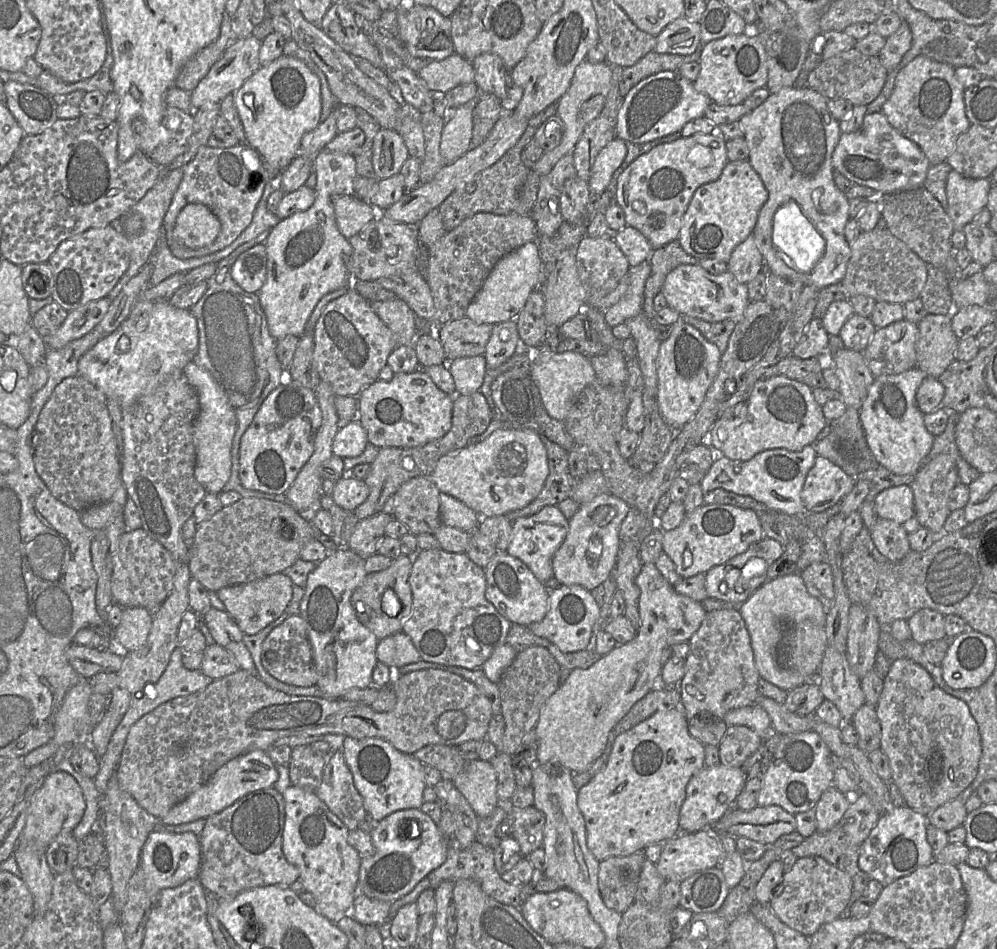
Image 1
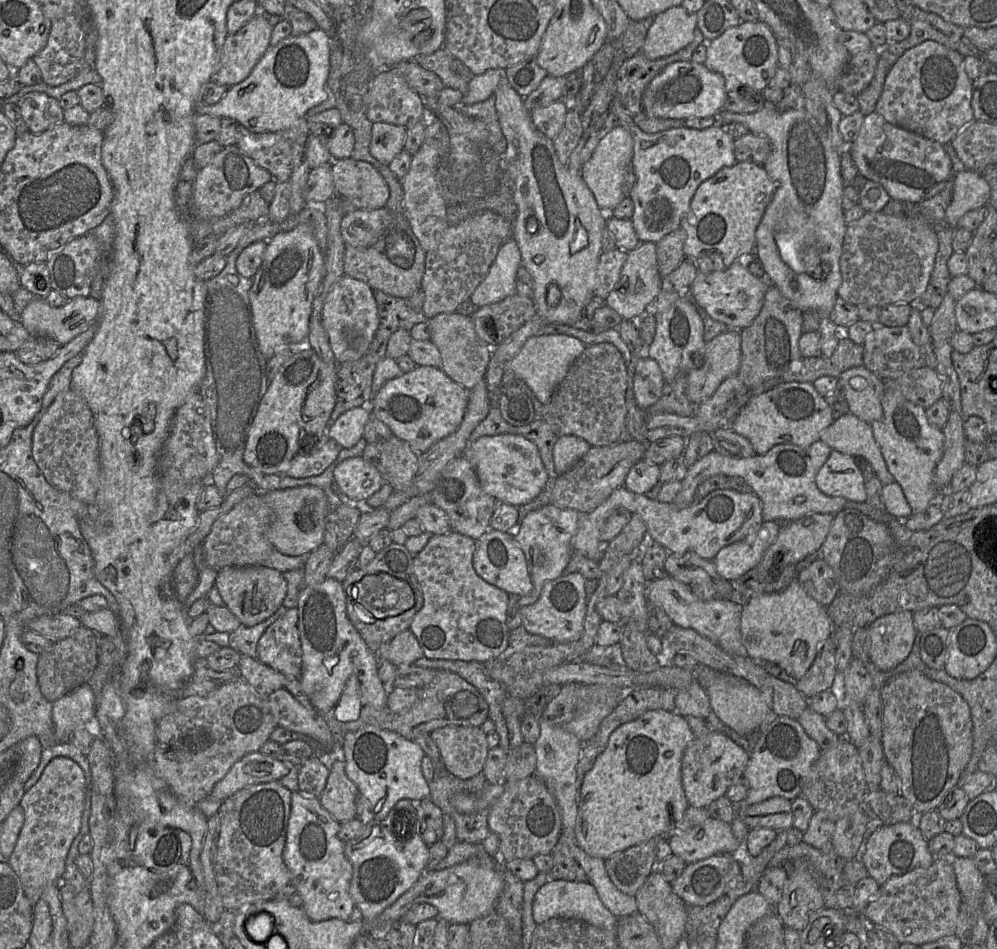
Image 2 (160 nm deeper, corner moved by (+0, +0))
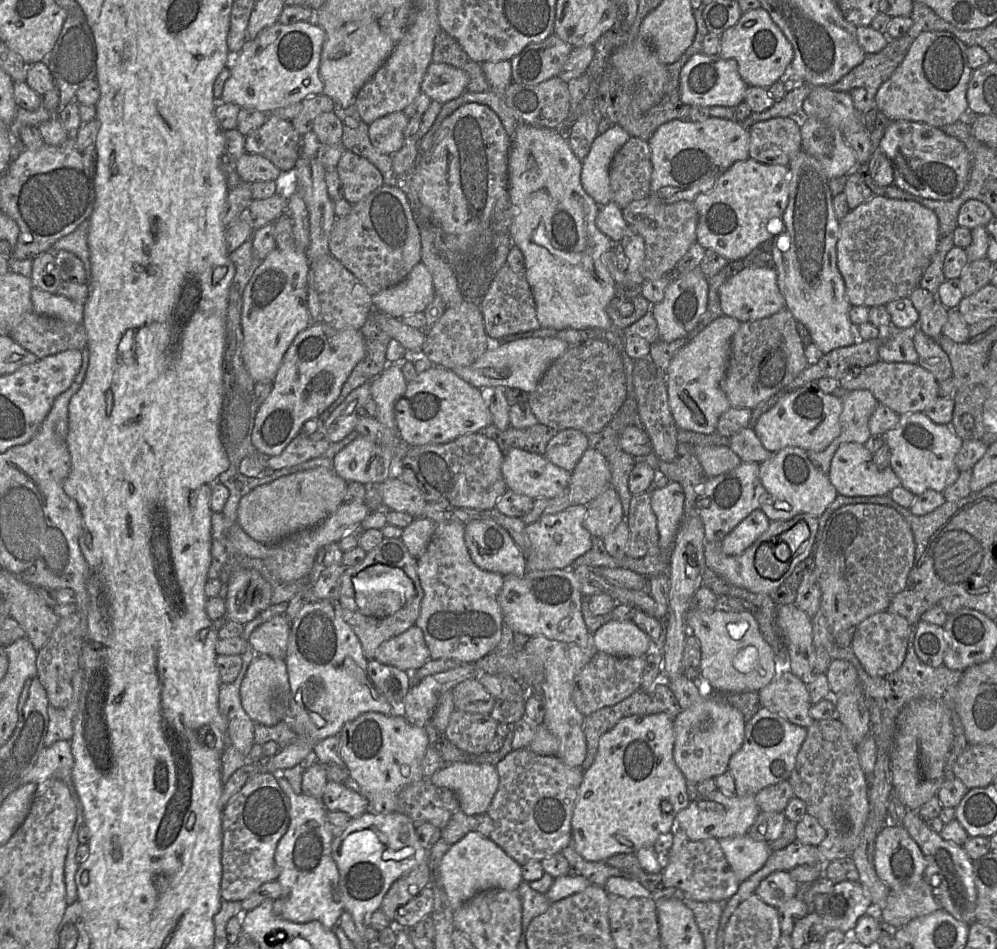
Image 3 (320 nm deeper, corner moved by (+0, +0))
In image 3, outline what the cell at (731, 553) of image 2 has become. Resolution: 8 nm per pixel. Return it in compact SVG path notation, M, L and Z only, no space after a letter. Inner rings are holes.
M761 509L751 512L722 541L726 555L739 555L750 547L769 527L770 520Z

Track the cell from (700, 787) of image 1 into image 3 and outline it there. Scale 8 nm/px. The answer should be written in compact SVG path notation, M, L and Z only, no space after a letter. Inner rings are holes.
M716 694L702 697L697 704L681 710L673 721L673 755L685 779L698 784L726 772L730 758L743 744L745 726L742 713L734 706L716 698Z

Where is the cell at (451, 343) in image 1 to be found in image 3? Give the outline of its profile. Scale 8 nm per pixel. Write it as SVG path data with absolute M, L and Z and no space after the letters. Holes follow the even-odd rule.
M507 264L503 265L493 278L489 289L481 300L480 309L485 331L492 342L513 334L537 330L541 326L526 273L517 273Z

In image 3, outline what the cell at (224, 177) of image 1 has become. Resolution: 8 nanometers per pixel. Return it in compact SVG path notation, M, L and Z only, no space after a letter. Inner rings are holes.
M244 153L234 164L241 181L247 183L275 181L281 171L268 159L257 155Z

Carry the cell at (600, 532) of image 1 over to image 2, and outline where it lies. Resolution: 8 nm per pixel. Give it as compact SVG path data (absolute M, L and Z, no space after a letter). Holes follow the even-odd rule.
M624 487L612 494L595 510L581 514L578 530L571 540L573 554L580 554L600 562L604 556L604 543L600 533L606 519L618 509L638 515L646 526L647 539L662 546L668 554L682 556L693 552L706 560L713 560L724 547L745 538L762 522L762 507L753 493L740 493L732 489L719 489L689 506L678 508L672 504L650 500L644 494L635 494Z

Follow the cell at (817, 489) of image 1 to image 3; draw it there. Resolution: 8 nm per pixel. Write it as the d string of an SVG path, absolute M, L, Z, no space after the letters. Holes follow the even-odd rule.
M843 443L836 450L830 464L829 480L839 495L848 497L882 496L901 485L899 477L888 466L882 470L876 468L872 462L873 454L863 444Z

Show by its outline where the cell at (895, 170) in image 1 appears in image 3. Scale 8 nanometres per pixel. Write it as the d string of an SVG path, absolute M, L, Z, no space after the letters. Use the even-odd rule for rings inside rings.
M891 121L878 148L892 164L893 184L910 194L933 200L951 200L962 193L968 182L971 157L967 148L957 138L946 135L941 128L922 122Z

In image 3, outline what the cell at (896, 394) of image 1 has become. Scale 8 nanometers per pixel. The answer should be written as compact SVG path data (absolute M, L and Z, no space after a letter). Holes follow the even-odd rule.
M925 413L900 415L898 424L883 435L891 452L890 467L901 481L901 486L918 496L926 490L943 492L959 477L956 455L963 440L950 425L935 424Z

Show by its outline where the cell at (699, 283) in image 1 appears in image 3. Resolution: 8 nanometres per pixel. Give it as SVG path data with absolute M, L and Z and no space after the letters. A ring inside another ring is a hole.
M747 264L719 288L719 299L723 315L735 318L740 323L759 320L785 309L785 299L779 291L774 267L763 268Z

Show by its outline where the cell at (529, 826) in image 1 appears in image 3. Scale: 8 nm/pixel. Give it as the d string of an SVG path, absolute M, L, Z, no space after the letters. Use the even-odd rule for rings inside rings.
M525 748L510 751L495 767L499 784L486 812L494 822L488 838L519 865L560 853L572 840L571 819L584 775L581 766L568 766L556 755L539 755Z

